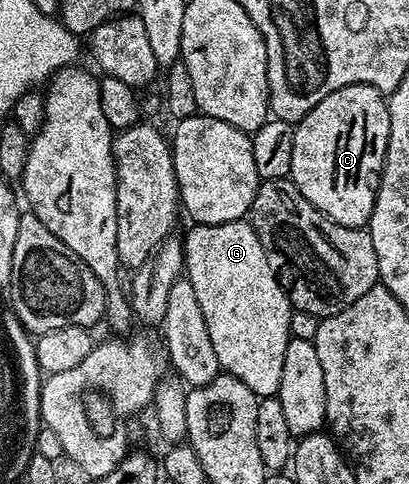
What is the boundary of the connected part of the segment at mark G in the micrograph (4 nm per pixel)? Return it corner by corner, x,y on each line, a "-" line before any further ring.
248,219
232,220
222,224
193,224
190,232
183,236
185,245
185,267
184,275
195,286
195,295
199,297
199,306
203,309
203,318
207,322
207,334
211,334
211,346
215,349
215,358
219,358
219,366
222,373
239,378
247,390
251,390
259,398
276,396
279,390
279,382
283,379
283,354
287,354
287,342
291,339
289,335
289,314
291,305
289,296
283,290
283,286
277,280
277,273
269,265
267,254
263,250
263,242
259,242
259,234
255,234
253,225

